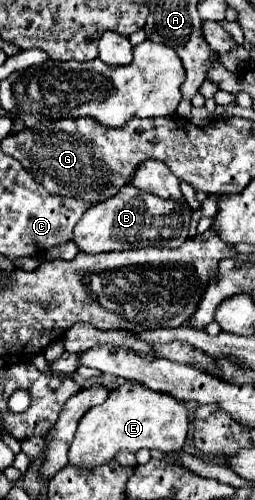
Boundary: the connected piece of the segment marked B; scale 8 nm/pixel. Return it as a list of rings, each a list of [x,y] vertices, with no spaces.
[[[129,185],[113,199],[97,203],[85,211],[81,223],[73,229],[73,243],[79,251],[93,255],[125,251],[131,247],[181,247],[187,239],[187,217],[191,217],[189,207],[165,203],[163,199]]]

